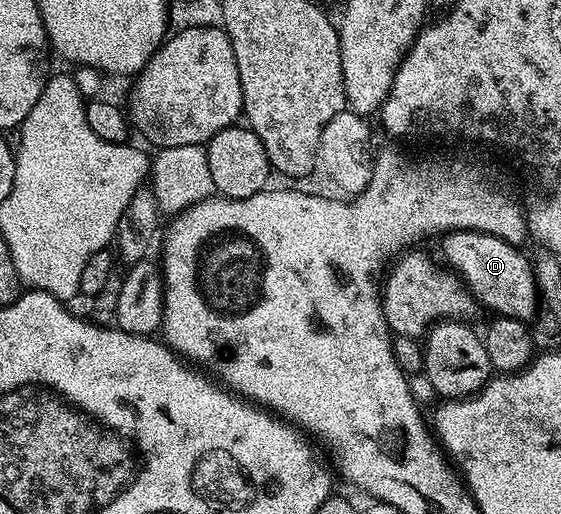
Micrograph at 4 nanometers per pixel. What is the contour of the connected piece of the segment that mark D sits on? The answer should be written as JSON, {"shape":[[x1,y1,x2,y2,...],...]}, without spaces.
{"shape":[[449,232,447,235,443,237,439,241,440,244,440,252,444,257,442,257,443,263,447,265,447,267,451,268,453,272,457,273,461,280,464,281,464,285,468,287,468,292,476,299,477,305,483,306,484,304,486,307,492,311,492,314,496,316,509,316,510,318,518,318,519,320,523,320,525,322,531,321,531,316,535,314,536,308,537,312,538,309,541,307,540,303,540,292,536,288,536,274,534,271,534,264,533,261,530,259,528,260,528,256,521,250,517,245,511,244,510,242,506,242,502,238,498,238,497,236,491,236,490,234,486,234,485,232]]}

